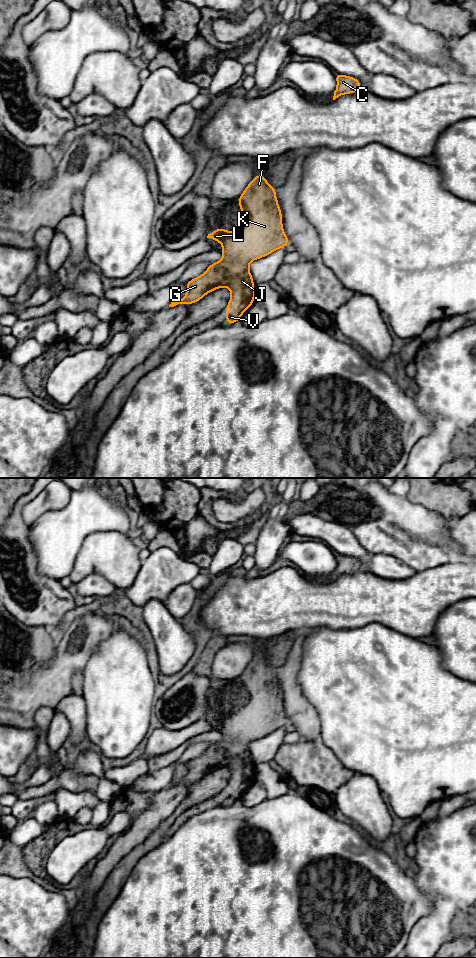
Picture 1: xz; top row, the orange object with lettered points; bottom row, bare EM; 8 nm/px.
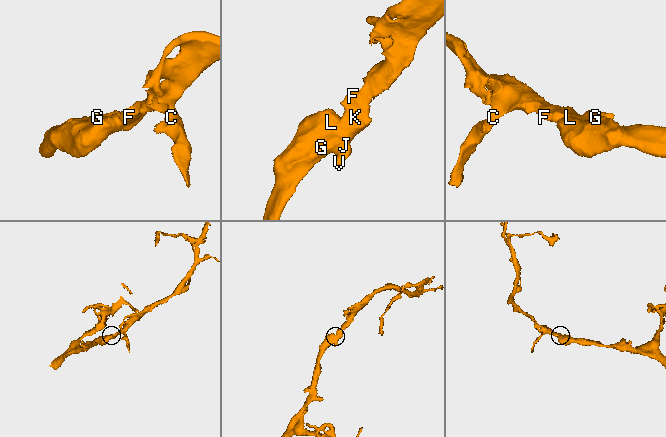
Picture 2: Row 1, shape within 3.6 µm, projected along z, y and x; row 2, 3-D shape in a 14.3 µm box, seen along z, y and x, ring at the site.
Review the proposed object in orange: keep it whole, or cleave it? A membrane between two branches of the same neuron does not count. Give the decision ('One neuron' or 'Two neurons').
One neuron

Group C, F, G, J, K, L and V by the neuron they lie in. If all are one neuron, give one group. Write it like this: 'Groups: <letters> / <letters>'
Groups: C F G J K L V

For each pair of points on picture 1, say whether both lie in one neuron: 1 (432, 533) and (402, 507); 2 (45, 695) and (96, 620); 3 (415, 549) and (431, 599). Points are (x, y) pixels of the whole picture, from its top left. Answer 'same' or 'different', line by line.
1: same
2: same
3: different

